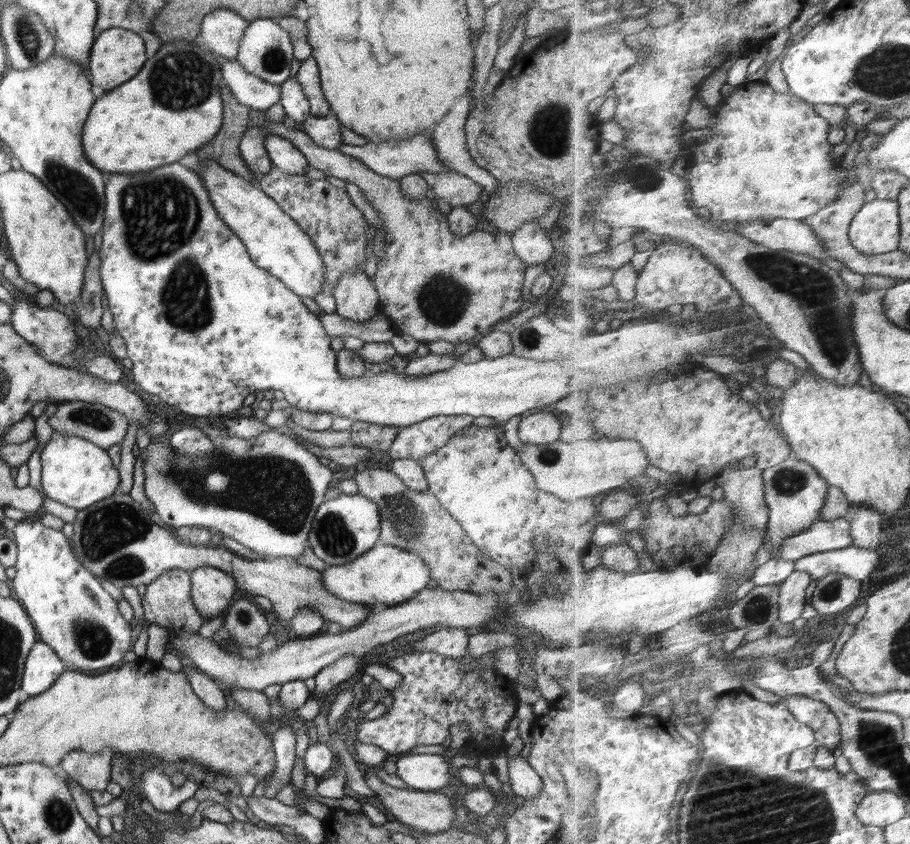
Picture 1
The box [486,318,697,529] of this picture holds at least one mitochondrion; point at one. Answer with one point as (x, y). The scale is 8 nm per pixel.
(530, 338)

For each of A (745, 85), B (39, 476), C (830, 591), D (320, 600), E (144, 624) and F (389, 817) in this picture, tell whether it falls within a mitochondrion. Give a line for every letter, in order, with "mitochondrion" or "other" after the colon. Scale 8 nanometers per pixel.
A: other
B: other
C: mitochondrion
D: other
E: other
F: other

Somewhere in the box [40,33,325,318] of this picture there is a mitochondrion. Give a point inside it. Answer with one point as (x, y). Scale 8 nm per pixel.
(181, 80)

